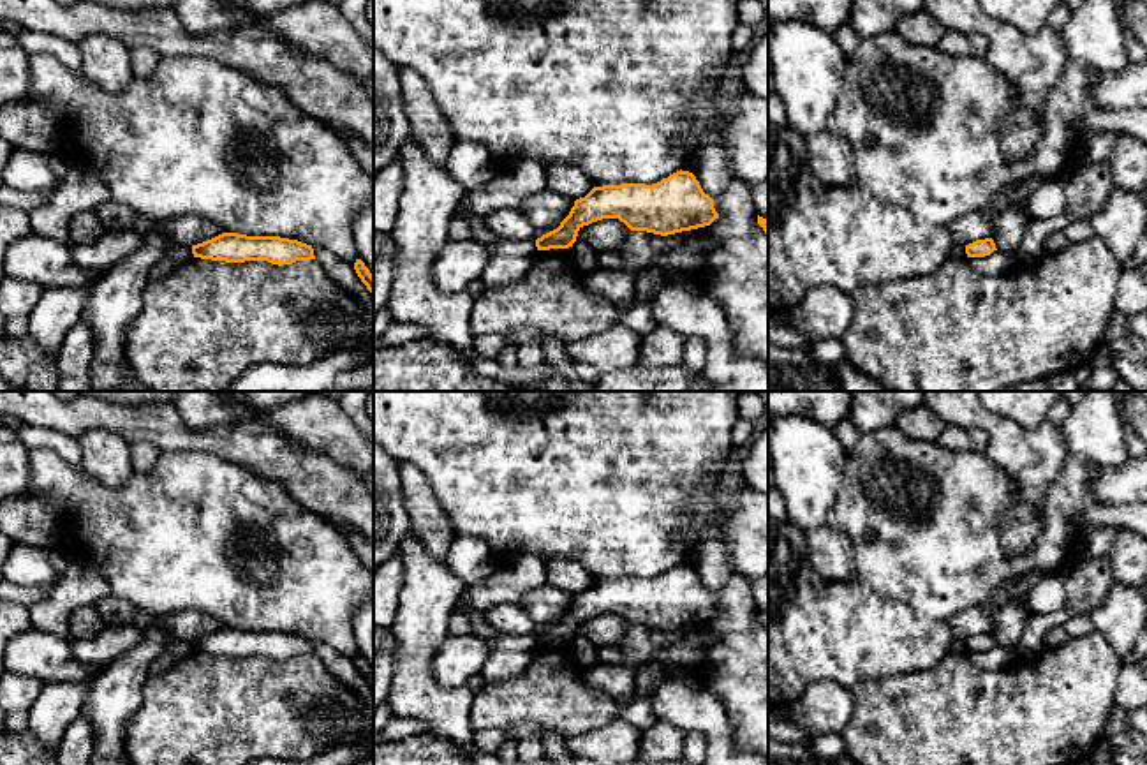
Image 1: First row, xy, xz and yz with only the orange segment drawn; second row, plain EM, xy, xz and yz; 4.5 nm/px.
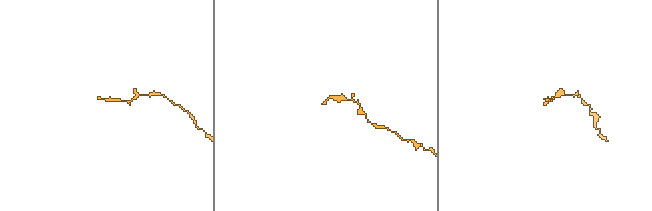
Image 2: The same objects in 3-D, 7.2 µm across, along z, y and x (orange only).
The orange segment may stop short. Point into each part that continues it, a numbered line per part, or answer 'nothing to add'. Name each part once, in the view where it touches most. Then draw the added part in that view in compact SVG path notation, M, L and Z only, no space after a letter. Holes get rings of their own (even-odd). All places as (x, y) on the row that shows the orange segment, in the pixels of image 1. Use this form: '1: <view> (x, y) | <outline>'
nothing to add

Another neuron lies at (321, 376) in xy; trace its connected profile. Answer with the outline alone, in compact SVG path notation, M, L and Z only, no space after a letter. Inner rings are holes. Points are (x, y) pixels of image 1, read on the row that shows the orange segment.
M366 338L305 367L264 361L248 368L227 391L329 391L344 370L368 358L370 340Z

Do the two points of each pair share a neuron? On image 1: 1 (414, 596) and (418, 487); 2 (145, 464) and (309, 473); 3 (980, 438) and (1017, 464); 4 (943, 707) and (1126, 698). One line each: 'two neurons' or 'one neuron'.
1: two neurons
2: two neurons
3: two neurons
4: two neurons

